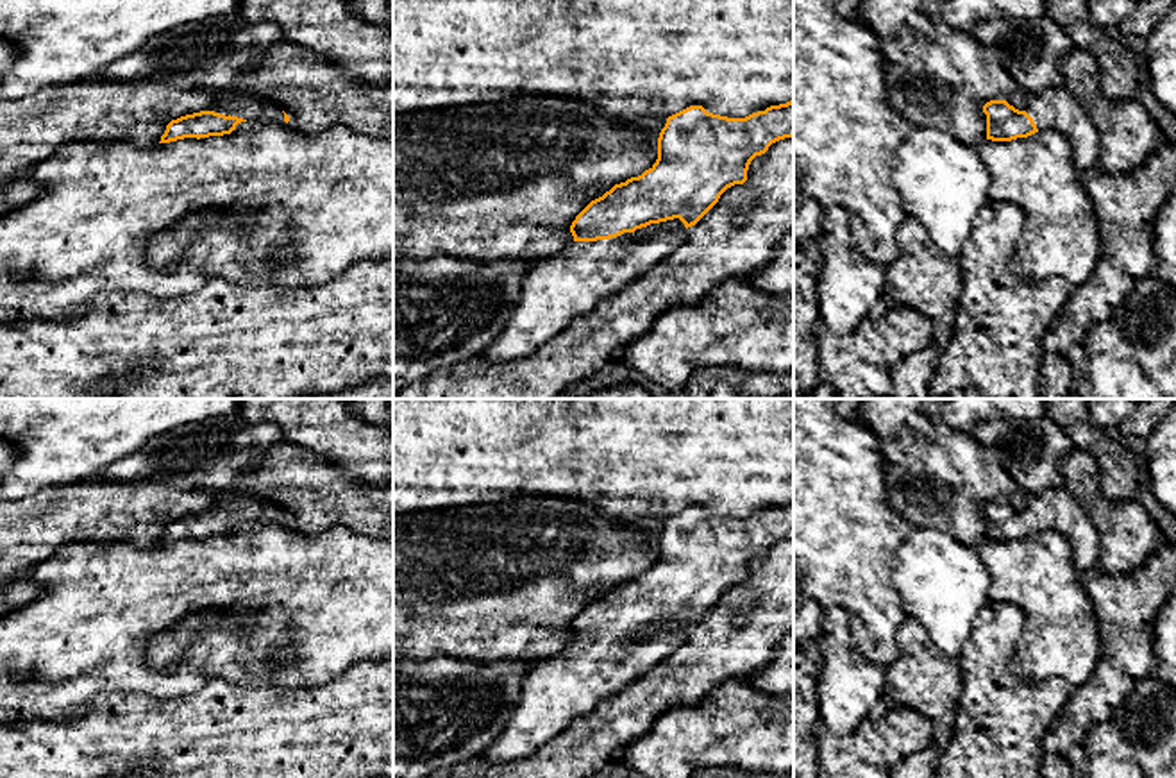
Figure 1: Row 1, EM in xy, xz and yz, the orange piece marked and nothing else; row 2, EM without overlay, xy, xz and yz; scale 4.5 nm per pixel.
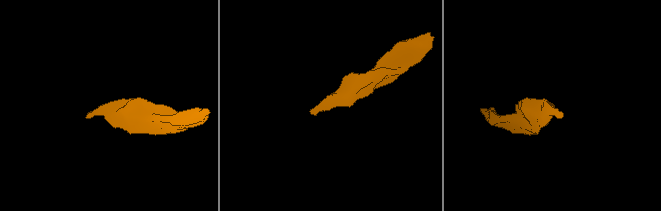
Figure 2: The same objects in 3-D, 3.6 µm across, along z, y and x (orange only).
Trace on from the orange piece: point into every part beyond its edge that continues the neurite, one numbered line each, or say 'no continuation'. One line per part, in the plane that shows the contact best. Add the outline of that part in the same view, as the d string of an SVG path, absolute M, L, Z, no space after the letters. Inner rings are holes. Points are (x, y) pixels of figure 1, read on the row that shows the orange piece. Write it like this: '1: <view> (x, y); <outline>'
1: xz (558, 288); M663 227L649 236L624 233L609 240L572 241L561 252L533 261L508 326L479 356L491 363L506 363L533 354L540 345L561 333L572 320L581 318L599 302L649 272L681 245L685 238L685 227Z

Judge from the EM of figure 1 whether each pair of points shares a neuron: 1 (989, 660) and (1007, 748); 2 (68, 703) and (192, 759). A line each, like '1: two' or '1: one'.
1: one
2: two

